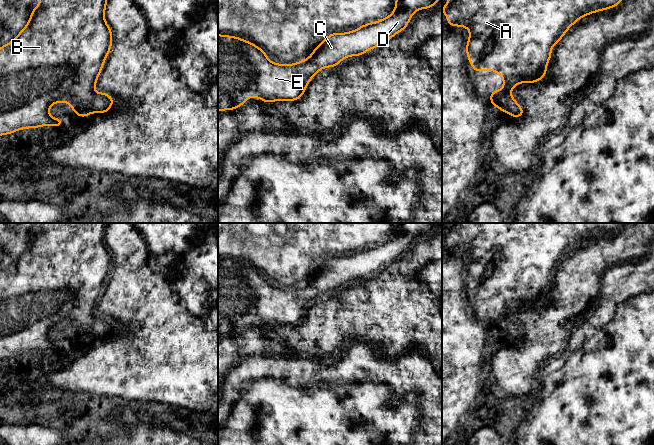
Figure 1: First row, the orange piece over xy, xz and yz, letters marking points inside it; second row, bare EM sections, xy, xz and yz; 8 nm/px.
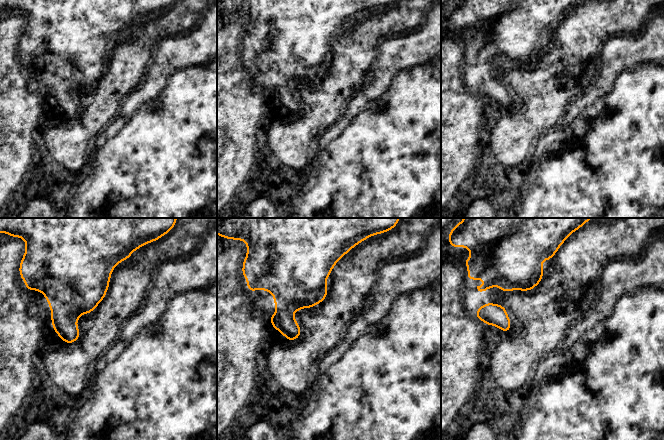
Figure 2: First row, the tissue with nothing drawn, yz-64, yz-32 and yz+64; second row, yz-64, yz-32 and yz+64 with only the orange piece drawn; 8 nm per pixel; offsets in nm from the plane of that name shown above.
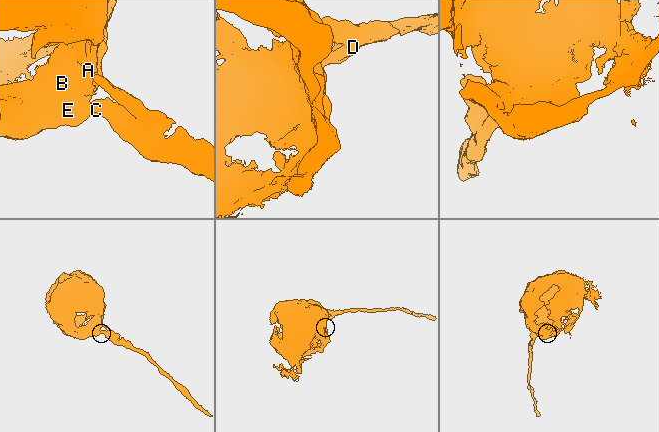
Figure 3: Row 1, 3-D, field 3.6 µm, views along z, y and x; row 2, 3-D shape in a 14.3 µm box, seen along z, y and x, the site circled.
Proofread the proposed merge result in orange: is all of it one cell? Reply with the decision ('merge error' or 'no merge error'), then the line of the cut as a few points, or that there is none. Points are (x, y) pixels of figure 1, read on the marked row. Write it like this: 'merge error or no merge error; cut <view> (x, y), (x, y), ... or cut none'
no merge error; cut none

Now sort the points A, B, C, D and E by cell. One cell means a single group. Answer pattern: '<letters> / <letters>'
A B C D E

